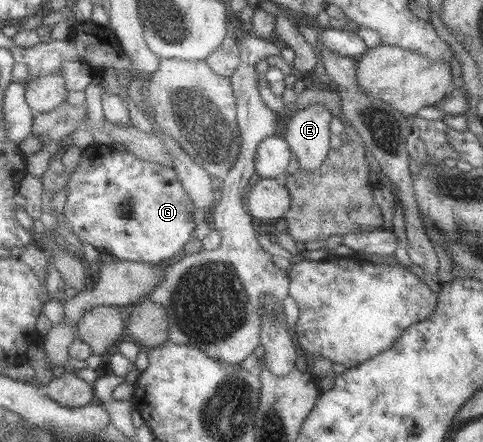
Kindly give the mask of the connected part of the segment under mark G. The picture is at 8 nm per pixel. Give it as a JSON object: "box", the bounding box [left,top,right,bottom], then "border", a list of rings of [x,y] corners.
{"box":[63,143,198,264],"border":[[[94,143],[82,152],[66,189],[63,214],[68,224],[81,241],[91,244],[104,257],[159,264],[162,260],[177,259],[186,244],[192,240],[196,228],[192,215],[198,208],[174,167],[148,162],[128,150],[120,151],[119,145]]]}

